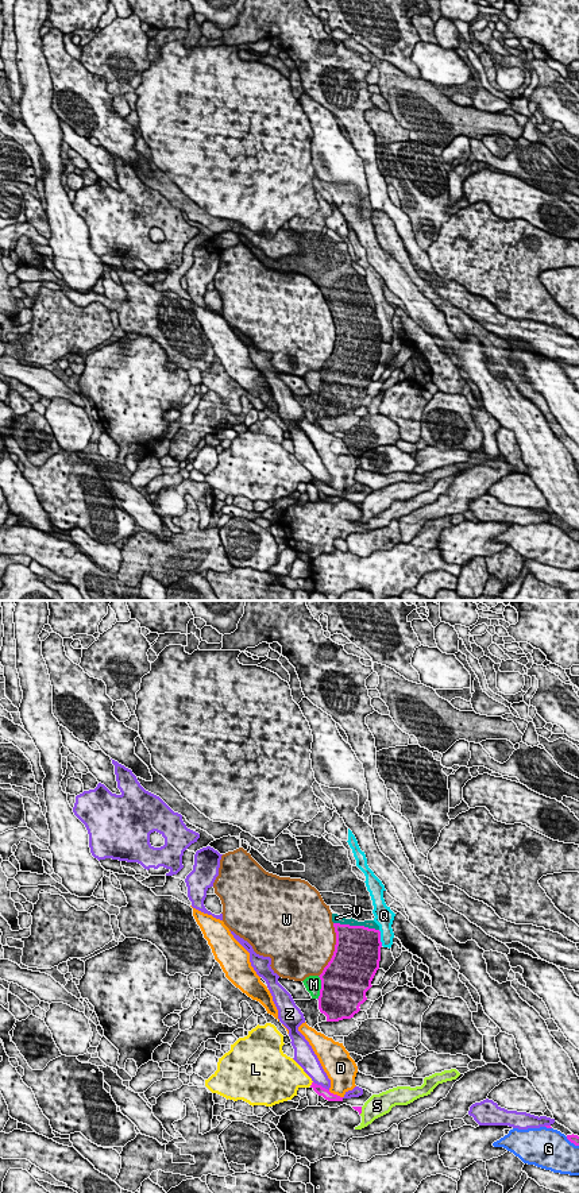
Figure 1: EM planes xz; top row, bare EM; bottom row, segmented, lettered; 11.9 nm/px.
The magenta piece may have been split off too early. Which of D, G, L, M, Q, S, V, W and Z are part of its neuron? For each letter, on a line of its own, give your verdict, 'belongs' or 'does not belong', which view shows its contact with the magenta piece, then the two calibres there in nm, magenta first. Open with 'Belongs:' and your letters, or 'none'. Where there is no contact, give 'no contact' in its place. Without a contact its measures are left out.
Belongs: V
D: does not belong | xz | 120/300 nm
G: does not belong | xz | 100/440 nm
L: does not belong | xz | 120/280 nm
M: does not belong | xz | 500/190 nm
Q: does not belong | xz | 480/220 nm
S: does not belong | xz | 60/280 nm
V: belongs | xz | 500/100 nm
W: does not belong | xz | 550/480 nm
Z: does not belong | xz | 120/220 nm

